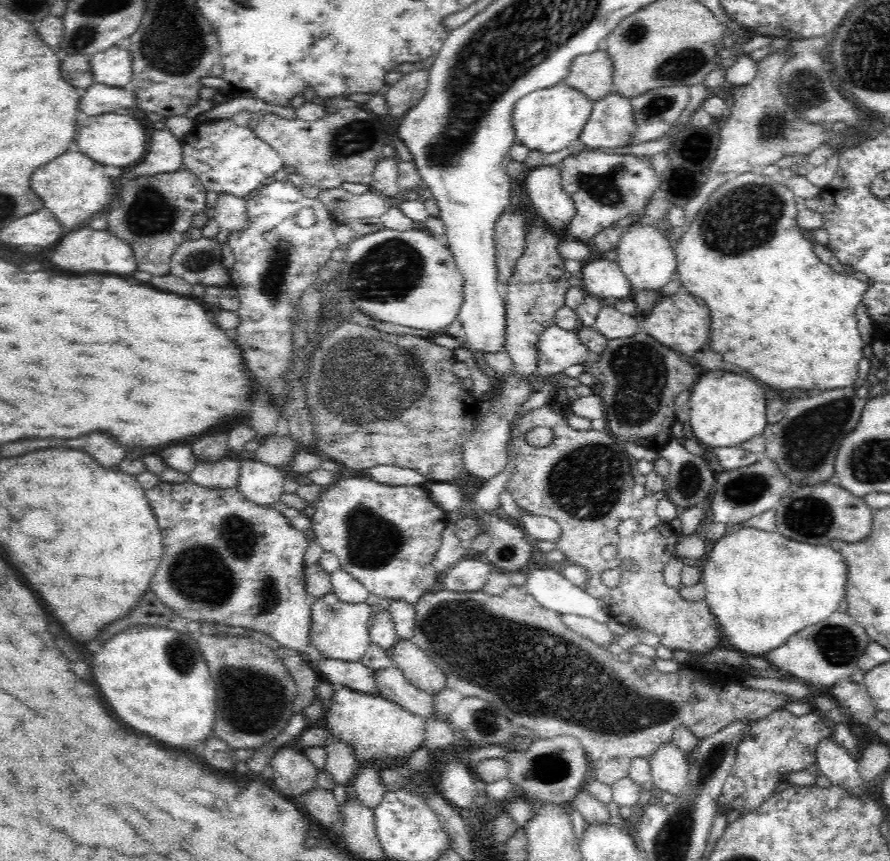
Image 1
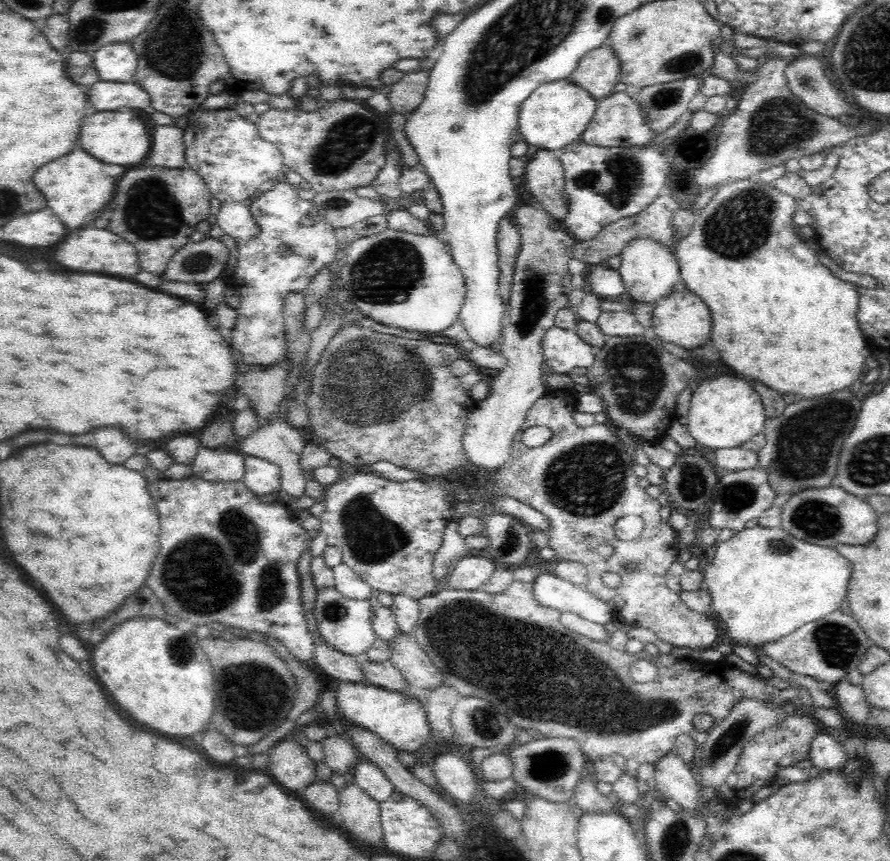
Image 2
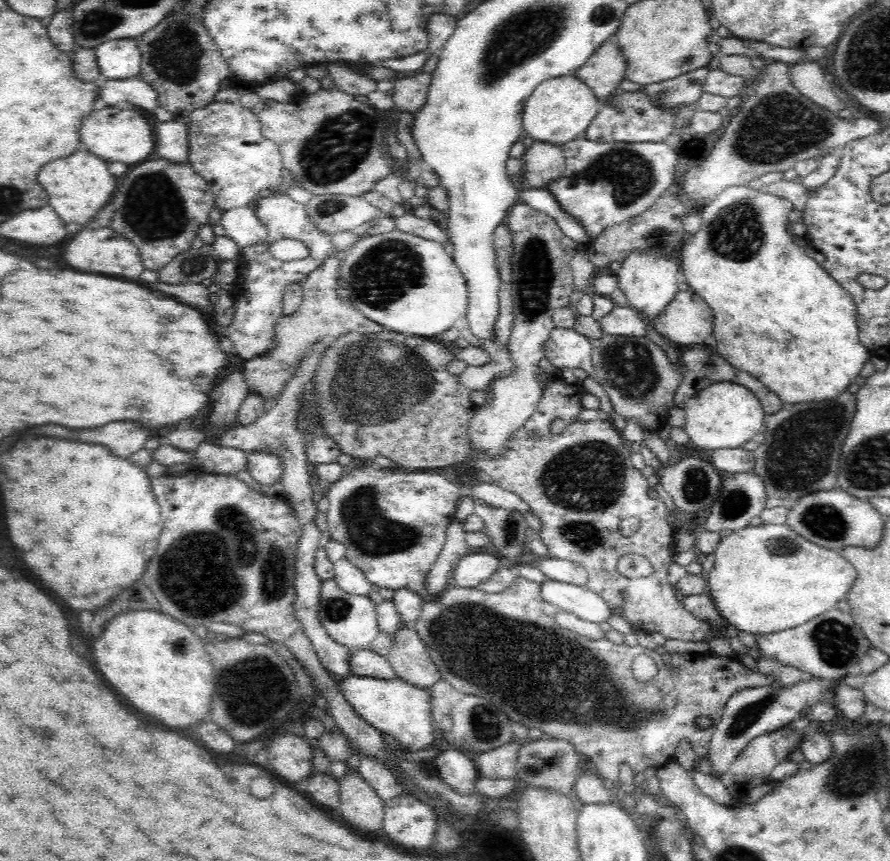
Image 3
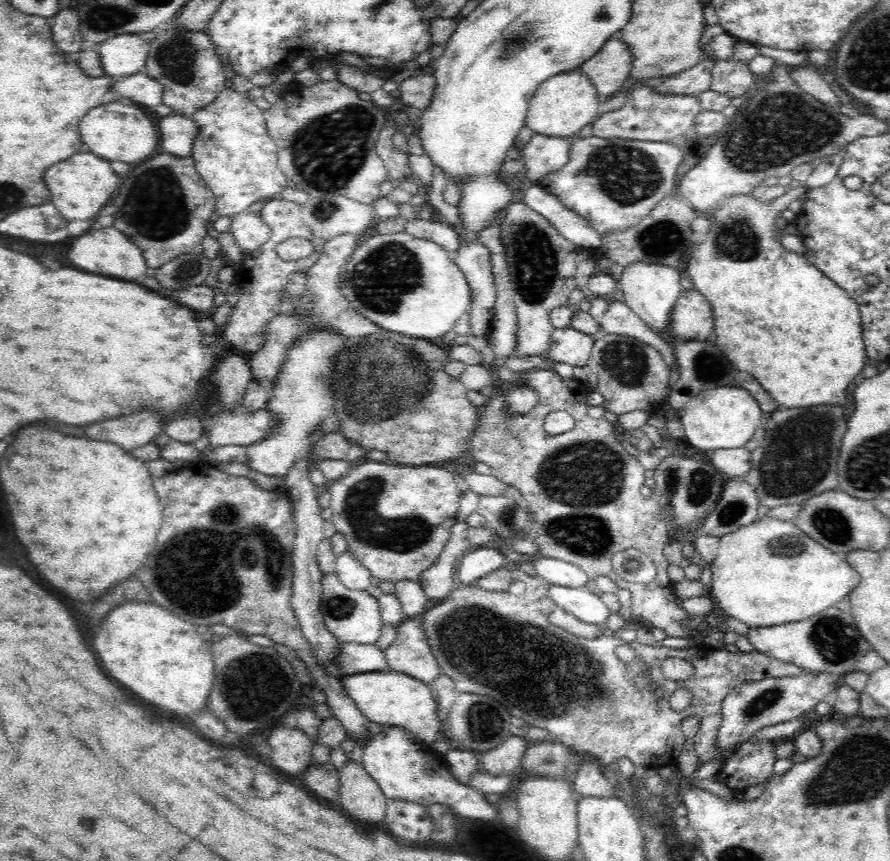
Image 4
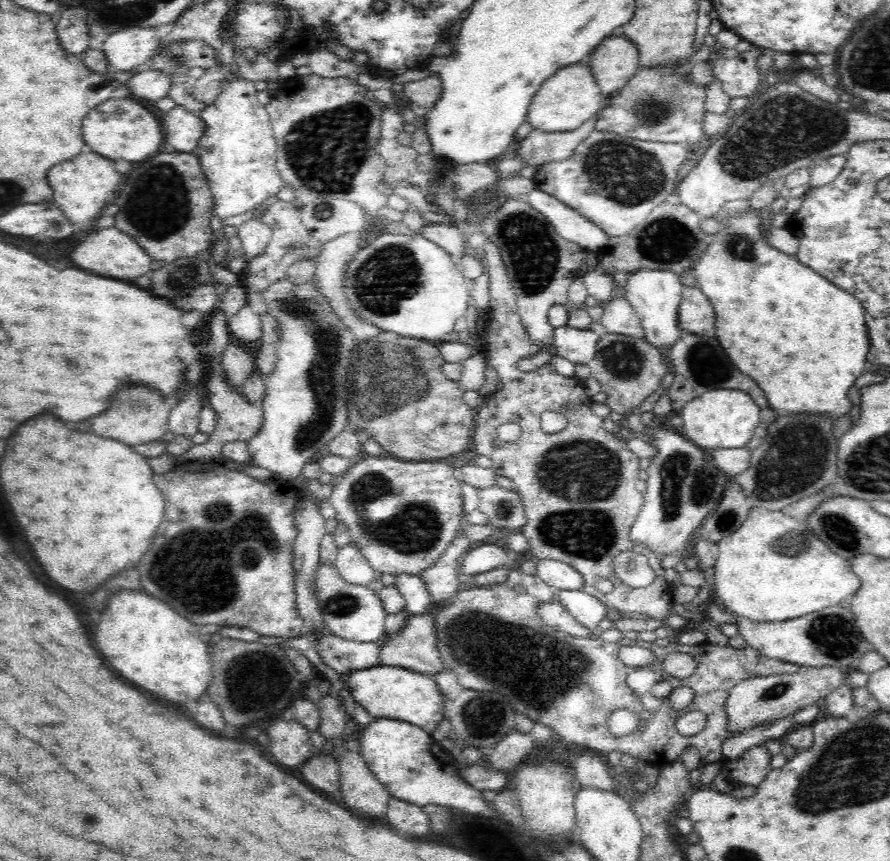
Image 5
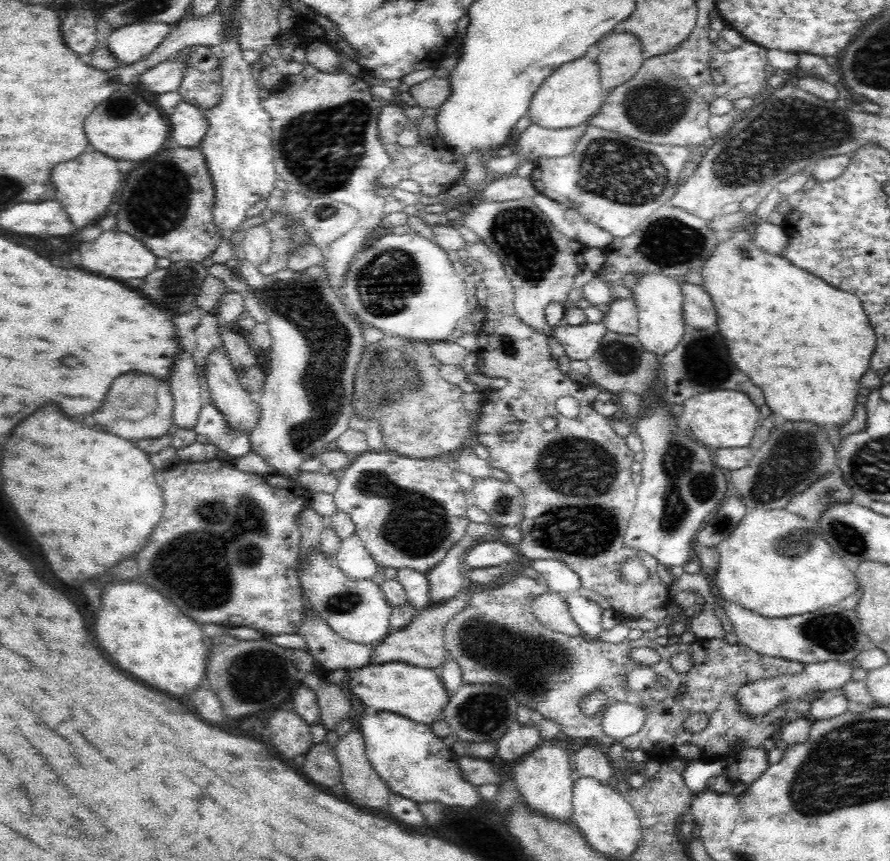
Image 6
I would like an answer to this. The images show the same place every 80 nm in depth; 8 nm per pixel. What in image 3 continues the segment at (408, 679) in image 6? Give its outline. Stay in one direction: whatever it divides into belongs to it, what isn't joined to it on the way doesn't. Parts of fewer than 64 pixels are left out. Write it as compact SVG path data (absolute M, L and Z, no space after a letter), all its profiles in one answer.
M350 674L342 680L339 689L358 716L380 732L391 734L408 751L422 750L434 742L436 727L432 724L431 697L428 690L396 677L382 679Z

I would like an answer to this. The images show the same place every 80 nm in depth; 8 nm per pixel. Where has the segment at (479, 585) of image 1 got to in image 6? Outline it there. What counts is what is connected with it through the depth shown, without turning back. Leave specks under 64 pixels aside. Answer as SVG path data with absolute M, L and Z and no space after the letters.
M484 541L464 555L465 568L505 566L514 558L515 547L500 541Z

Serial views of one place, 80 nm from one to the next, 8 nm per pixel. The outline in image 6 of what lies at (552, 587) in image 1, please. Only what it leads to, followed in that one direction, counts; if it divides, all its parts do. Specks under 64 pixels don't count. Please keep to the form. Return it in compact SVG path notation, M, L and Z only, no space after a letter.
M567 594L566 602L572 619L582 631L581 638L600 640L605 632L602 628L603 609L594 600L588 600L579 594Z

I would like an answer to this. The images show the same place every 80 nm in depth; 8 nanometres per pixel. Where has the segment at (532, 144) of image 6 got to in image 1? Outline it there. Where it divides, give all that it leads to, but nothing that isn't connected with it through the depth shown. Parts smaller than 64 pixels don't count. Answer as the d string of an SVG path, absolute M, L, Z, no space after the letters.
M538 166L526 171L523 180L538 218L556 233L567 236L567 224L575 216L575 205L562 187L560 166Z

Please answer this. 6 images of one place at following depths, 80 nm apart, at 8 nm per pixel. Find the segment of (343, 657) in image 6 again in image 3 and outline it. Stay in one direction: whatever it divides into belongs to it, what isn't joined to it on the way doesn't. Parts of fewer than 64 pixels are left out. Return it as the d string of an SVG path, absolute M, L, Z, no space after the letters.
M349 648L349 653L352 674L388 680L397 677L387 657L374 652L371 648Z

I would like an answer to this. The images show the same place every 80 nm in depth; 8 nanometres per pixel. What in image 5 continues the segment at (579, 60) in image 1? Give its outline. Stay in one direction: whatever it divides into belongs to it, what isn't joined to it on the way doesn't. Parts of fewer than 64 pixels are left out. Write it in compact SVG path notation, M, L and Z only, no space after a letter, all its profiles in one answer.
M608 35L588 61L602 95L609 97L622 89L639 70L638 47L624 35Z

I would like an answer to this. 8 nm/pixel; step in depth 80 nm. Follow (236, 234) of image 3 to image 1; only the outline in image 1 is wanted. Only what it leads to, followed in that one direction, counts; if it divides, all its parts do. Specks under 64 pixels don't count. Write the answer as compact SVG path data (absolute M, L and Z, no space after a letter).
M218 194L218 200L211 217L218 222L222 230L227 232L242 232L246 230L247 198L238 198L233 194Z

